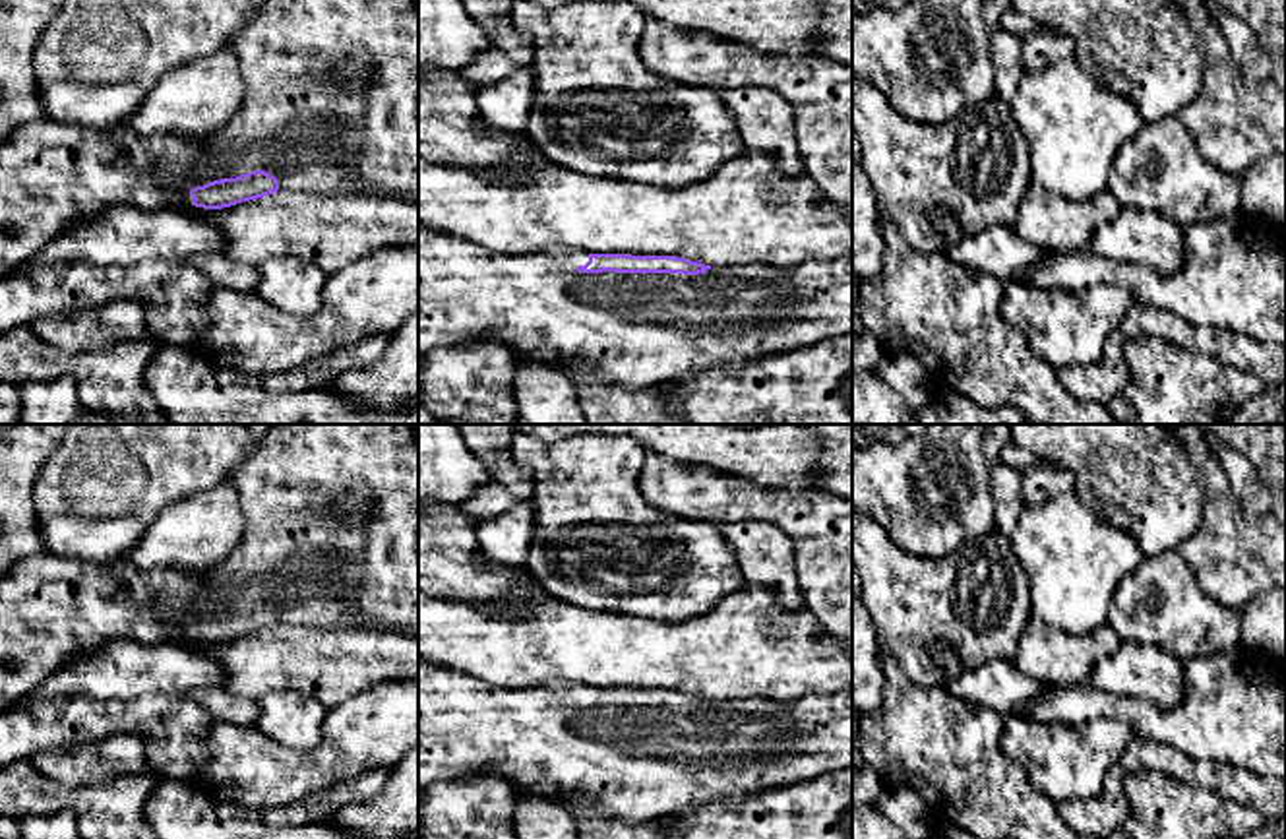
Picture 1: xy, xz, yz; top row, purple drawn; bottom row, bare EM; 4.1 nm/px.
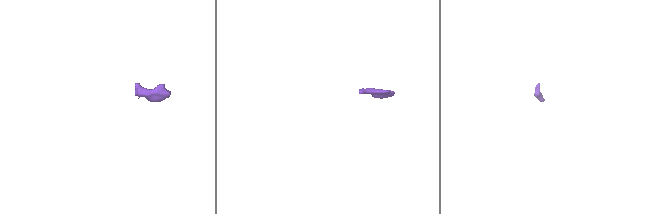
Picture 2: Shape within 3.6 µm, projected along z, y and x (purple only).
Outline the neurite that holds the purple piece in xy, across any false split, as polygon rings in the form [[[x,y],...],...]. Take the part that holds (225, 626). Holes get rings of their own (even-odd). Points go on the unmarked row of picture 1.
[[[271,424],[229,482],[242,498],[250,531],[213,572],[138,570],[122,560],[95,564],[43,550],[0,575],[0,713],[72,659],[116,639],[223,643],[279,622],[418,637],[418,424]]]

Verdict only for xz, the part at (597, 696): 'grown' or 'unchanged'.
grown

